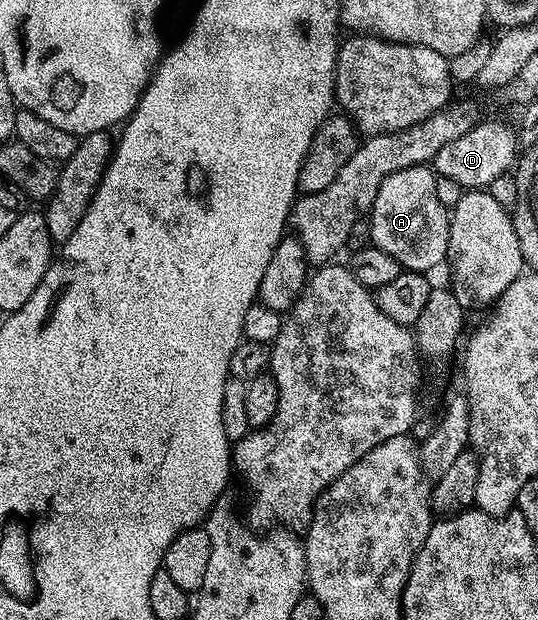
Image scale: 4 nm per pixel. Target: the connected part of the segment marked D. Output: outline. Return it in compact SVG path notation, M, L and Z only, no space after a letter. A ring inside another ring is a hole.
M486 120L475 124L468 134L440 146L432 161L432 168L438 176L452 178L464 190L486 190L495 178L507 175L515 167L519 155L518 136L506 124L498 120ZM515 155L515 156L514 156Z

